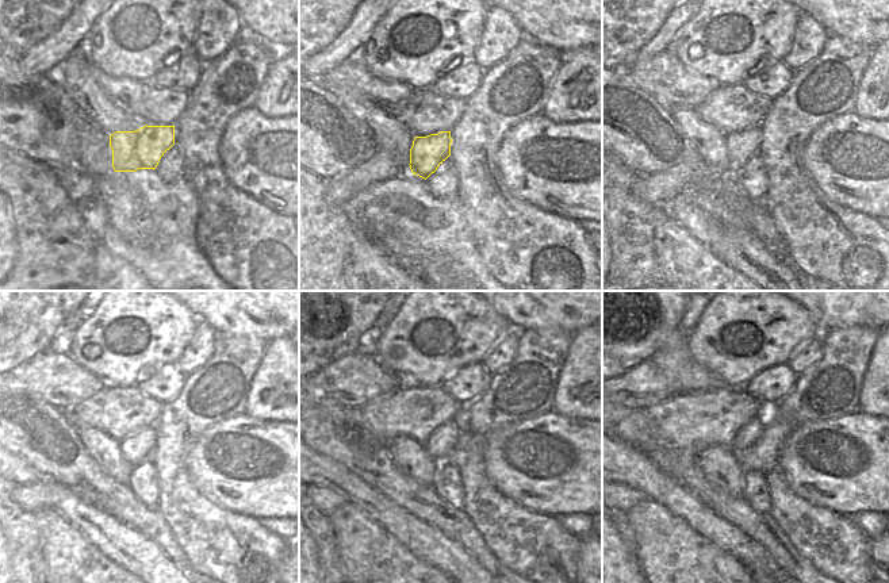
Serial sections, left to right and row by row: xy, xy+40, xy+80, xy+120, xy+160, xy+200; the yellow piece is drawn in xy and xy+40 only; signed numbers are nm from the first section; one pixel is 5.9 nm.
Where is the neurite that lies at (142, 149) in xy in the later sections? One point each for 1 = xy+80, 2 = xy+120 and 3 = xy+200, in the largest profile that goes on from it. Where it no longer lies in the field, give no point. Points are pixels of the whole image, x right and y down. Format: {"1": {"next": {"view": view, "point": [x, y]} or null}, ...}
{"1": {"next": {"view": "xy+80", "point": [742, 145]}}, "2": {"next": {"view": "xy+120", "point": [135, 448]}}, "3": {"next": {"view": "xy+200", "point": [750, 433]}}}

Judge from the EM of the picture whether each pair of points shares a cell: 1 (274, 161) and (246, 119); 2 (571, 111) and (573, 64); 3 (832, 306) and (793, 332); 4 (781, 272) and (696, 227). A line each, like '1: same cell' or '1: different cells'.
1: same cell
2: same cell
3: different cells
4: same cell

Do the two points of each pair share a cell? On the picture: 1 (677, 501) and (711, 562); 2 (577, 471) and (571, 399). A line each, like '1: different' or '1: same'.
1: different
2: different

